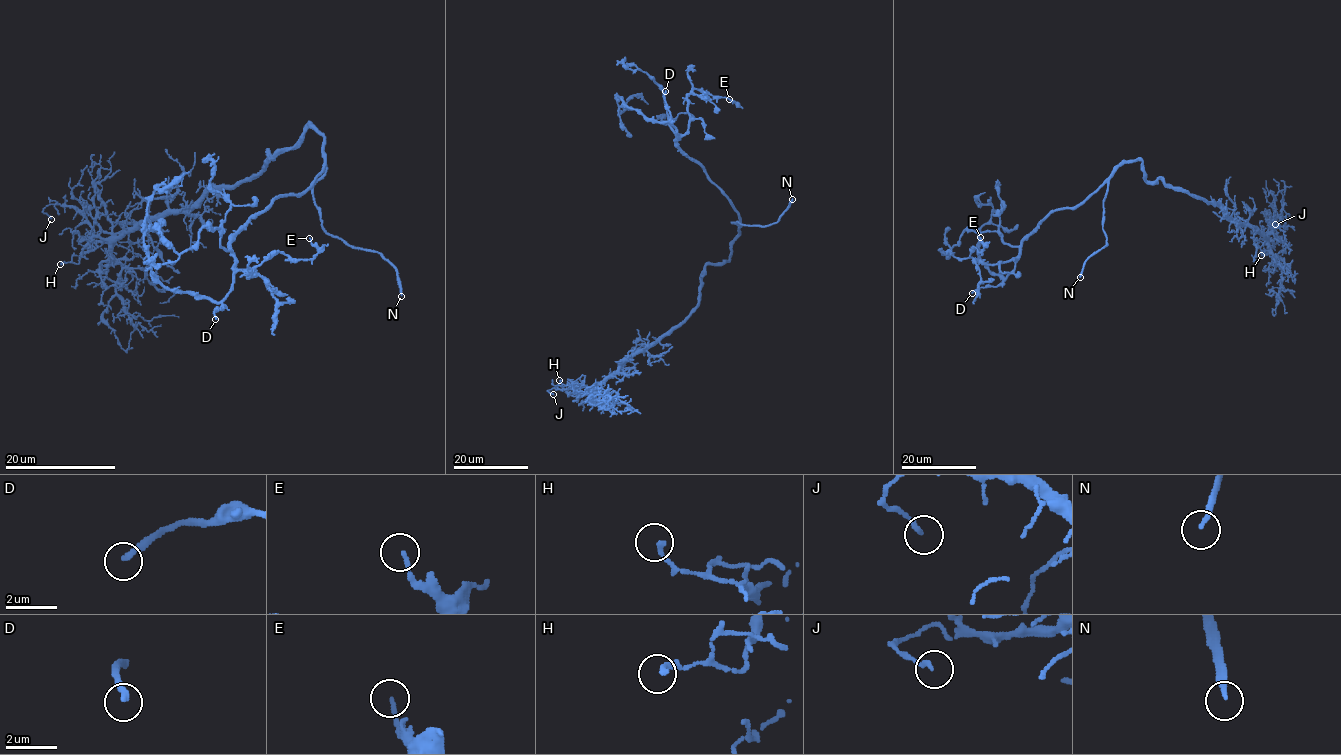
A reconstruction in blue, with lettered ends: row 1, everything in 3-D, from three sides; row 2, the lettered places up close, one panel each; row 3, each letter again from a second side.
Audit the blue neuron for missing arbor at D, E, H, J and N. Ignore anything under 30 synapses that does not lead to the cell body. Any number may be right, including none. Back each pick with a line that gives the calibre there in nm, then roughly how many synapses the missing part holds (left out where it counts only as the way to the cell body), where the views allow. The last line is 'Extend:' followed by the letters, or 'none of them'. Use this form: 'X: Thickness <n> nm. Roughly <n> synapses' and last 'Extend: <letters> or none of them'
D: Thickness 240 nm. Roughly 50 synapses
N: Thickness 200 nm
Extend: D, N

